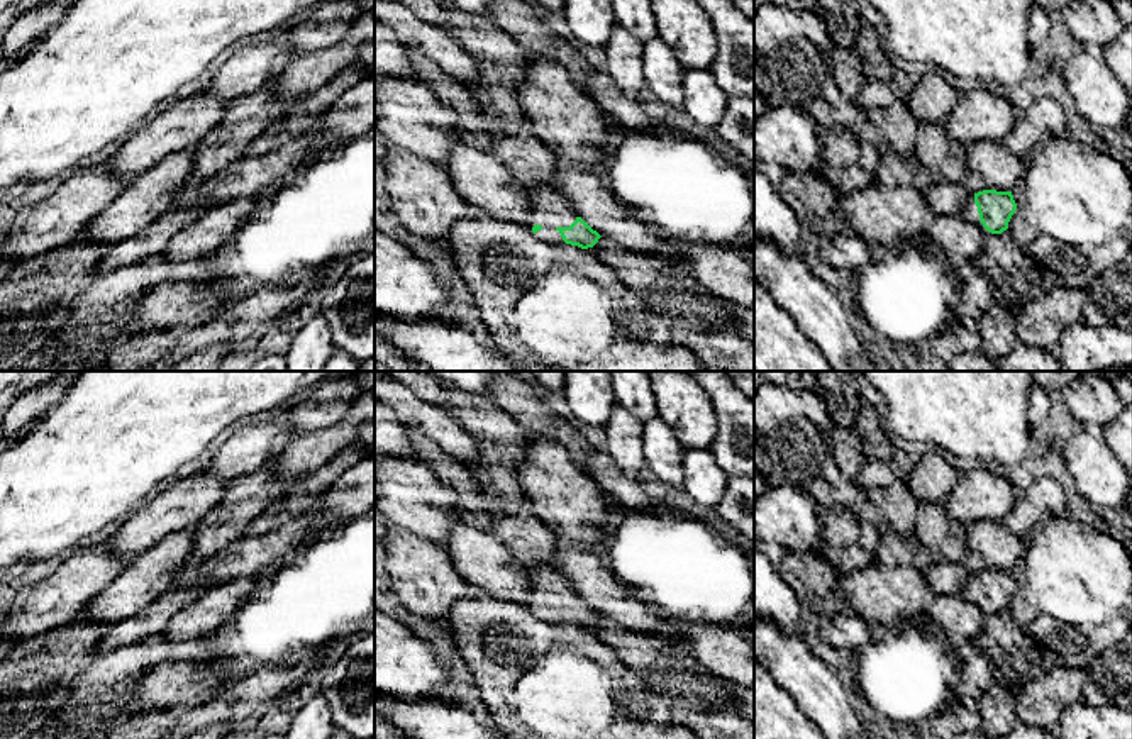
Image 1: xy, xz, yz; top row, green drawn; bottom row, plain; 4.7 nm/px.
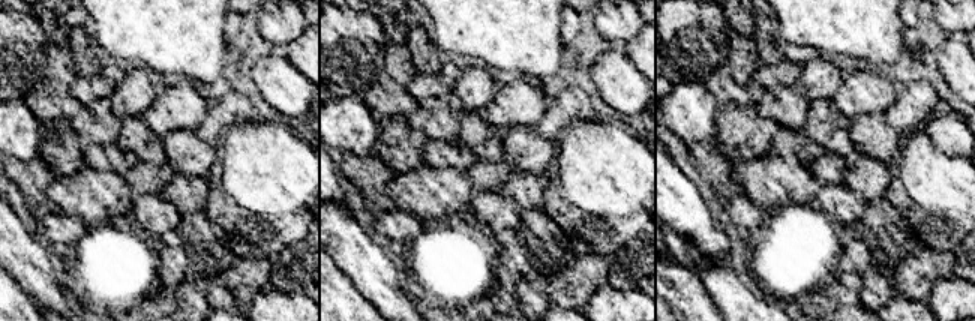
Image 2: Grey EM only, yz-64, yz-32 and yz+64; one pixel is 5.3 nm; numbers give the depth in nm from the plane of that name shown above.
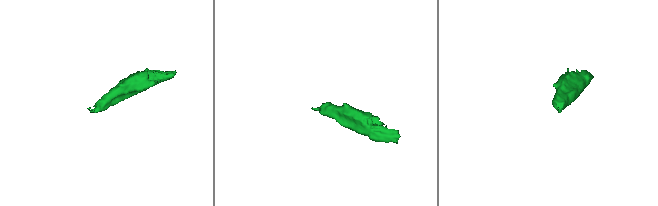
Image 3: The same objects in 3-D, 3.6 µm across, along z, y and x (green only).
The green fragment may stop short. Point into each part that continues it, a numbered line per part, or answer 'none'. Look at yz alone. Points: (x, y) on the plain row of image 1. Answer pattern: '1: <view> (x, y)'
1: yz (970, 592)

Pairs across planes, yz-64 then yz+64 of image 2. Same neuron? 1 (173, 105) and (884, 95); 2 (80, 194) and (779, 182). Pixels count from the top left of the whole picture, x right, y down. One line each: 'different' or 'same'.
1: same
2: same

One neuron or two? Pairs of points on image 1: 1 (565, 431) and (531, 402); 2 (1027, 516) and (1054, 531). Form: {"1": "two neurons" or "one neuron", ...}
{"1": "one neuron", "2": "two neurons"}

